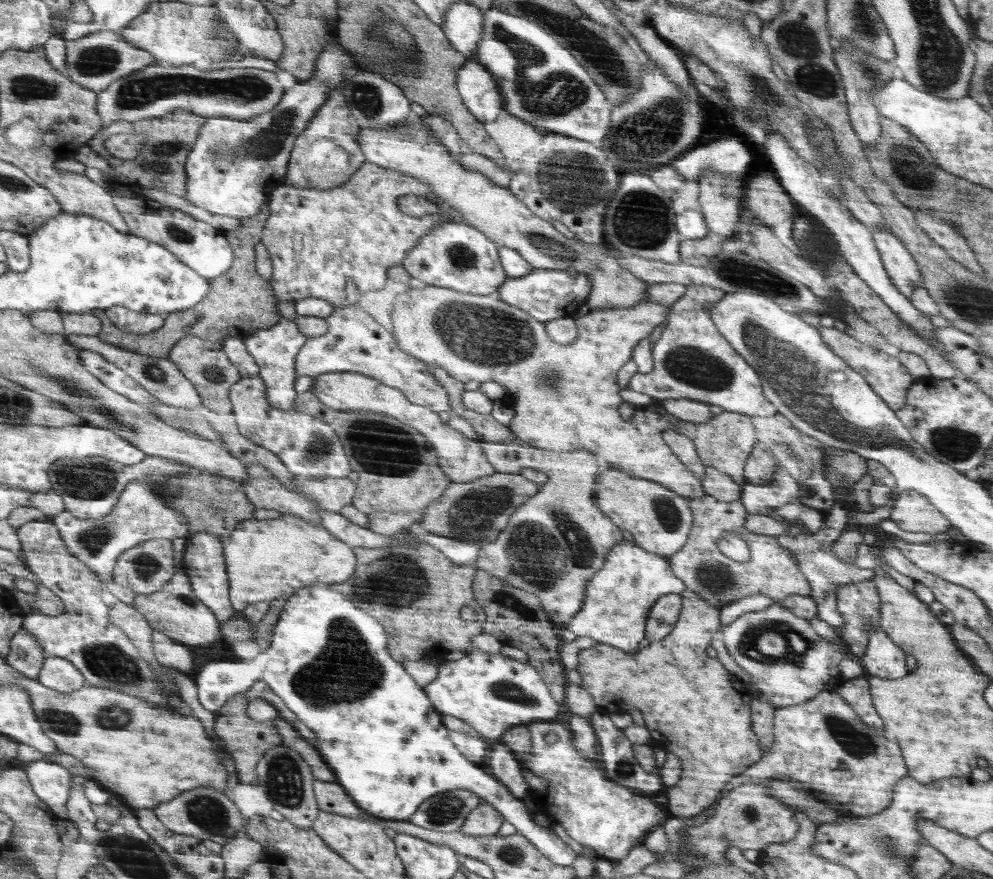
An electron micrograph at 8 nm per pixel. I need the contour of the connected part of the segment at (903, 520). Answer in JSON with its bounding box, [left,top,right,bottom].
[889,491,950,534]

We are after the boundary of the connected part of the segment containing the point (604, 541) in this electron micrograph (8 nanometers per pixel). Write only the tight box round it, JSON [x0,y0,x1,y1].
[474,441,624,629]

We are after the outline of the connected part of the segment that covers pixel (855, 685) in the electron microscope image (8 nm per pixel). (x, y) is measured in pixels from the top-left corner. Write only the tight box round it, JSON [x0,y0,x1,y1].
[836,678,884,731]

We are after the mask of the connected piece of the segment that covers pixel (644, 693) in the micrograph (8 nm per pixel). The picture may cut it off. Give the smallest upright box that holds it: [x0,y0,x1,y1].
[576,589,763,818]

